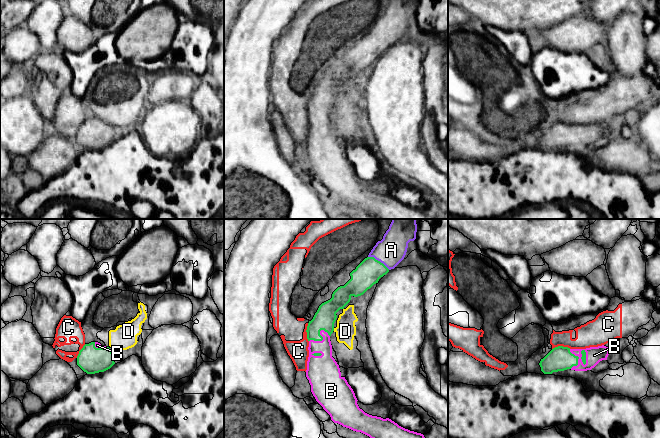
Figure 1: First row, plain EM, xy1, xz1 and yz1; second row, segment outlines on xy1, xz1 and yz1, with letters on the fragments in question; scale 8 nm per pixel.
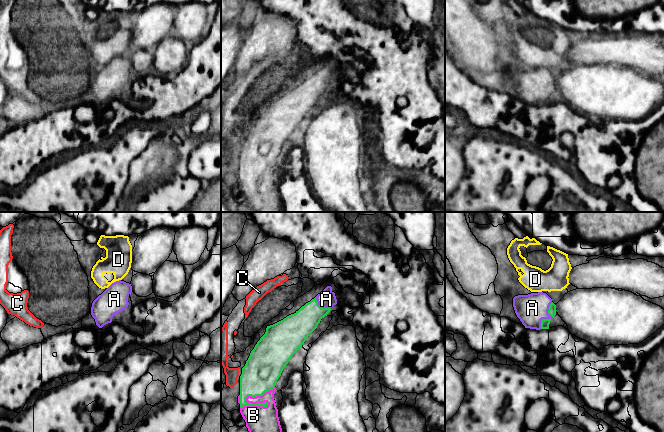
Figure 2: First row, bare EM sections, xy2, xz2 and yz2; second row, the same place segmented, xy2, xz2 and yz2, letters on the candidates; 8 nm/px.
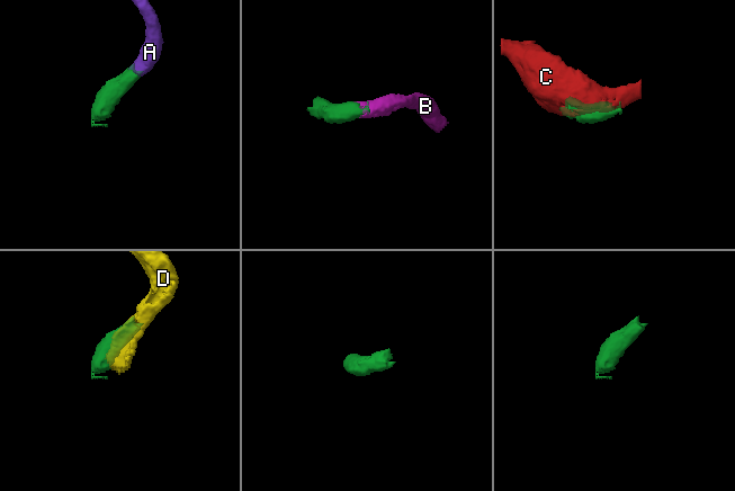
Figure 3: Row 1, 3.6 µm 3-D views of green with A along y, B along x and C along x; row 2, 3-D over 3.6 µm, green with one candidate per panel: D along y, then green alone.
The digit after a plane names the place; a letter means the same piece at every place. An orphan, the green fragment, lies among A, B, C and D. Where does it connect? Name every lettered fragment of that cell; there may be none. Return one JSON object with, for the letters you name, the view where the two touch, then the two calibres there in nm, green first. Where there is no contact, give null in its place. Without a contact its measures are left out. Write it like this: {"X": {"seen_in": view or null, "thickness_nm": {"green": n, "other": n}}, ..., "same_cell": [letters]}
{"A": {"seen_in": "xz1", "thickness_nm": {"green": 200, "other": 240}}, "B": {"seen_in": "xz2", "thickness_nm": {"green": 300, "other": 260}}, "same_cell": ["A", "B"]}

